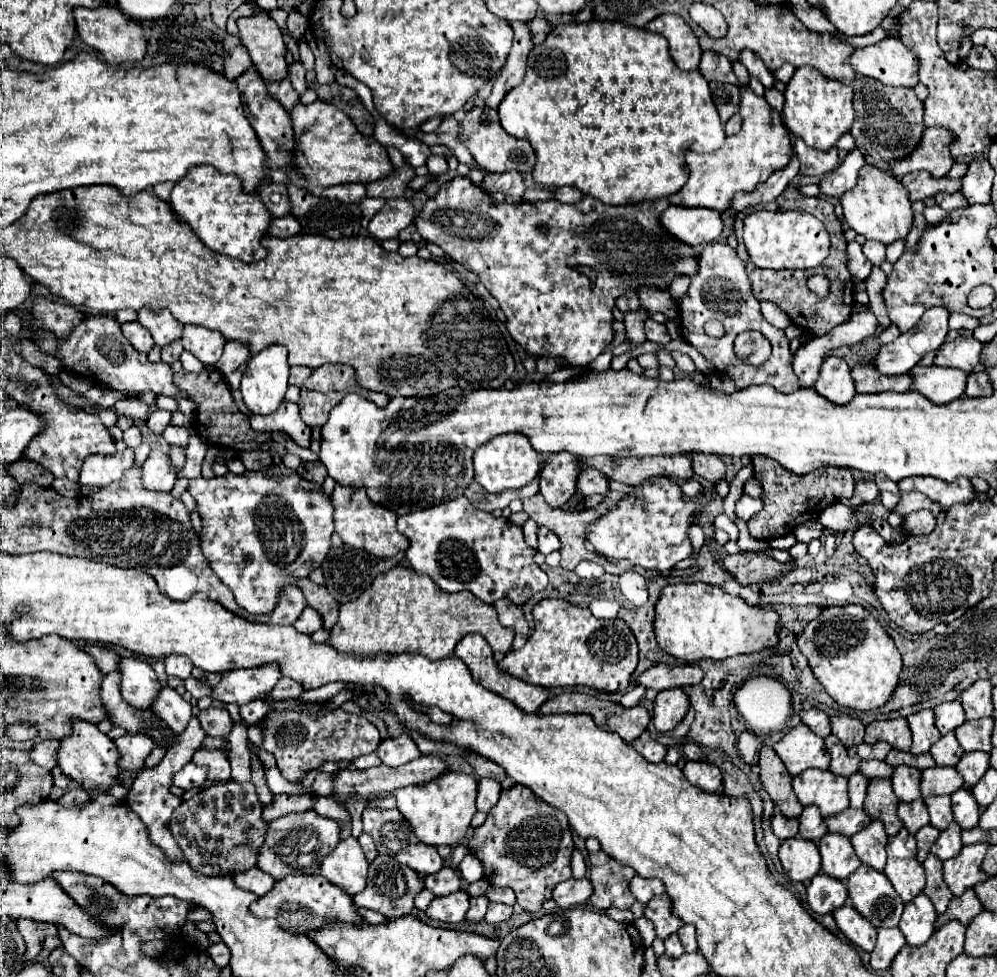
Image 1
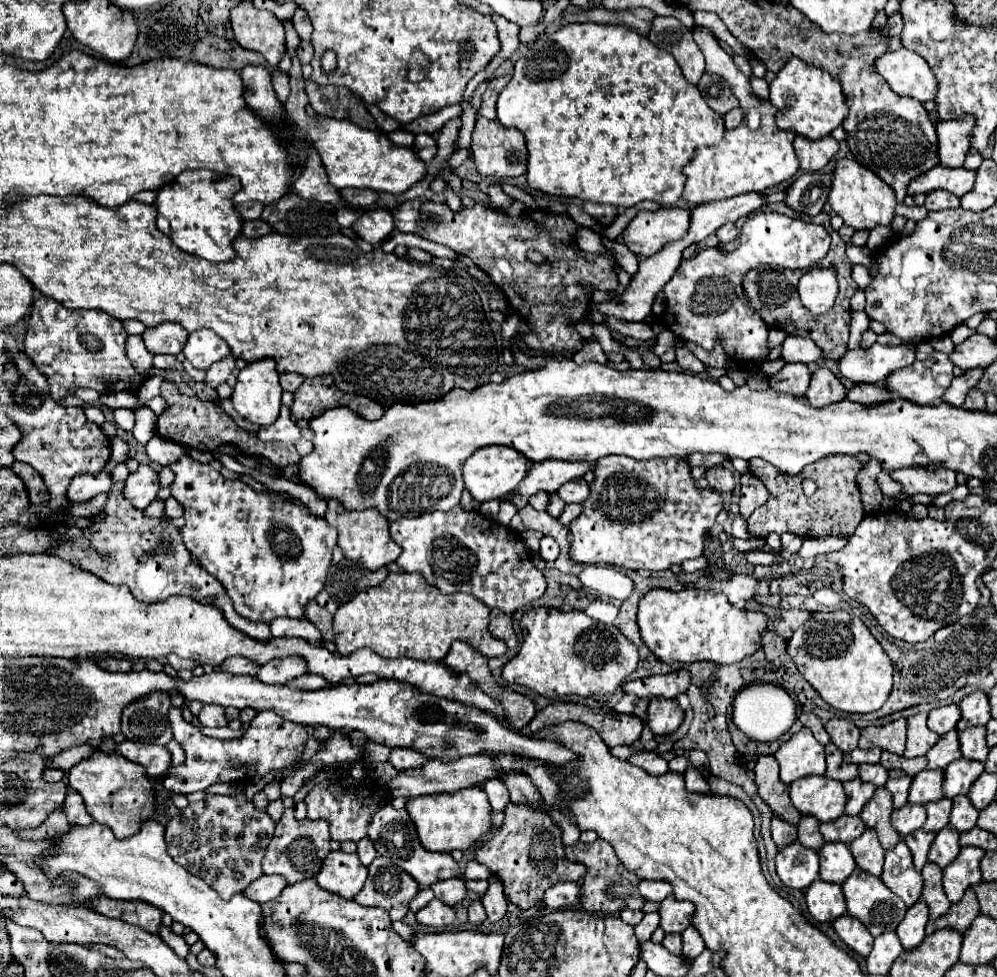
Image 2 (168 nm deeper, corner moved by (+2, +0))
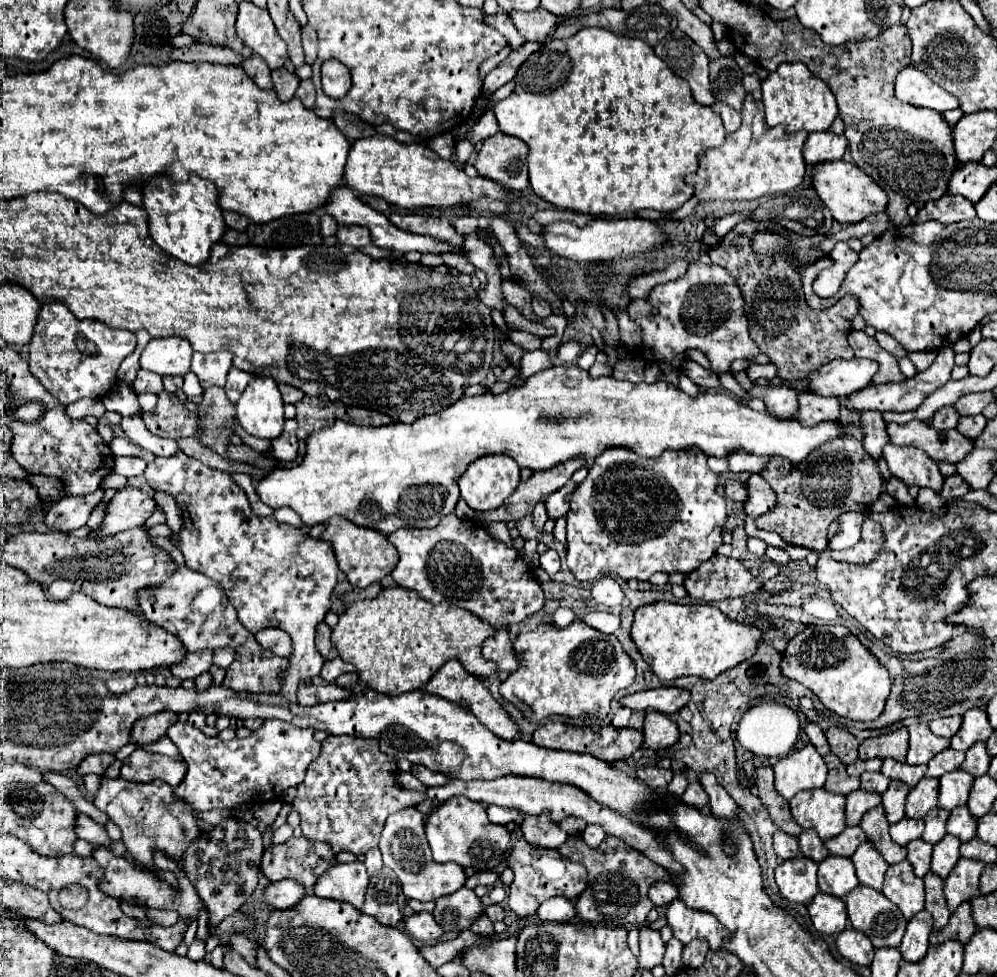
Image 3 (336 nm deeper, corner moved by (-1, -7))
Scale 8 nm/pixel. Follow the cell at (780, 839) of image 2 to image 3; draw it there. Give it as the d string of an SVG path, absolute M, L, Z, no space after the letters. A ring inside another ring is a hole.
M782 830L774 832L774 850L778 854L780 860L788 860L788 858L796 858L800 856L800 848L798 848L798 840Z

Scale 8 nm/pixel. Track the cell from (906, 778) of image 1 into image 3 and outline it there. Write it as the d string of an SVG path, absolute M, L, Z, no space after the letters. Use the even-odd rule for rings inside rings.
M892 780L888 790L882 794L882 806L886 810L886 818L888 818L890 824L900 822L902 818L906 818L904 806L906 806L908 792L910 792L908 784L904 784L900 780Z

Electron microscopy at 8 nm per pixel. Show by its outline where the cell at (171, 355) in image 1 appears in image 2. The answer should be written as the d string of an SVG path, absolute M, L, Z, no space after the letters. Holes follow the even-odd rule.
M155 355L153 365L157 369L175 369L177 367L177 359L173 355Z

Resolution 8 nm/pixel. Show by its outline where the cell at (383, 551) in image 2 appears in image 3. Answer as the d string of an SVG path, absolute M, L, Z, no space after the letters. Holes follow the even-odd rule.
M332 516L332 520L326 522L326 530L322 538L332 542L340 570L358 588L366 588L372 582L382 580L398 564L398 552L392 544L388 544L388 538L382 532L376 532L372 528L360 528L350 520L344 520L342 516Z

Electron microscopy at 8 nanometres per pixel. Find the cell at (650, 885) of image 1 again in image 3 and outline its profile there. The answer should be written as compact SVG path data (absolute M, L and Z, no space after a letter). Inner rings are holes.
M660 880L656 882L650 890L648 890L648 896L650 900L654 902L654 906L664 906L664 904L670 904L678 898L678 890L674 886L674 882L670 880Z

